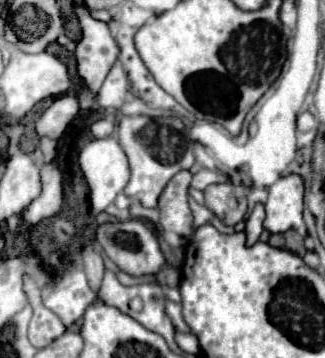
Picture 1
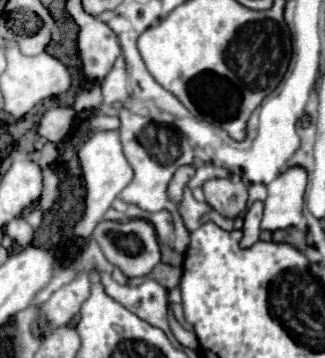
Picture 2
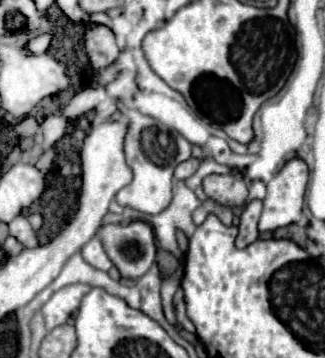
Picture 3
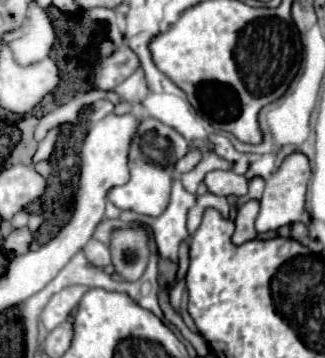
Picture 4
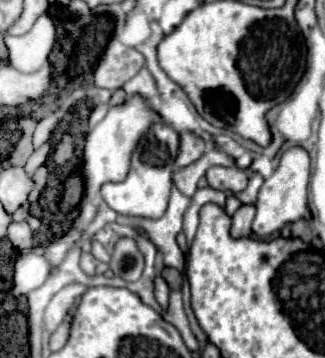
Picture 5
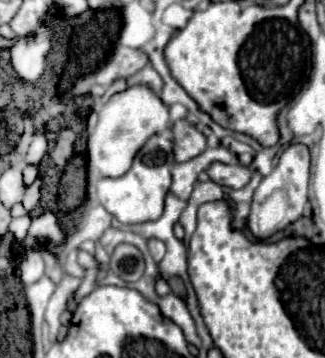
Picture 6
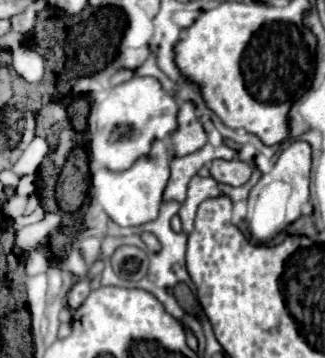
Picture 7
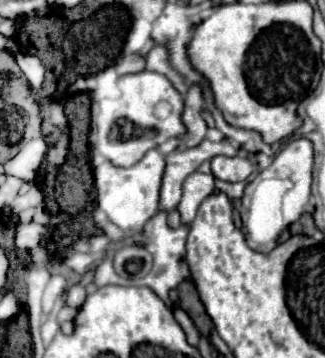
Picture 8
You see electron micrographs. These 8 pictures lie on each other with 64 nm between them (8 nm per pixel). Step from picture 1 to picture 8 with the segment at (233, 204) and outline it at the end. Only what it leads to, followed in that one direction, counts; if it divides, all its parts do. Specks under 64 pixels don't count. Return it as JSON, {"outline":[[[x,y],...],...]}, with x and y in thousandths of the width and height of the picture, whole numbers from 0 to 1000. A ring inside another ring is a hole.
{"outline":[[[738,436],[652,441],[652,486],[695,508],[745,508],[775,486],[775,475],[782,475],[782,458],[763,441],[738,441]]]}

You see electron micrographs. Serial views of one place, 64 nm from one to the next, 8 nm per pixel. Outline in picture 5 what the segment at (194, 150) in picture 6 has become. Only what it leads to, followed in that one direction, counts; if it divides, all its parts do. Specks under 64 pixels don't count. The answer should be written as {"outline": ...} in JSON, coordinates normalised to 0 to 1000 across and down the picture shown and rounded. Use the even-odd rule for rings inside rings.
{"outline":[[[554,369],[554,419],[548,419],[542,464],[560,469],[603,453],[628,419],[634,419],[634,397],[615,380],[603,380],[597,369]]]}

